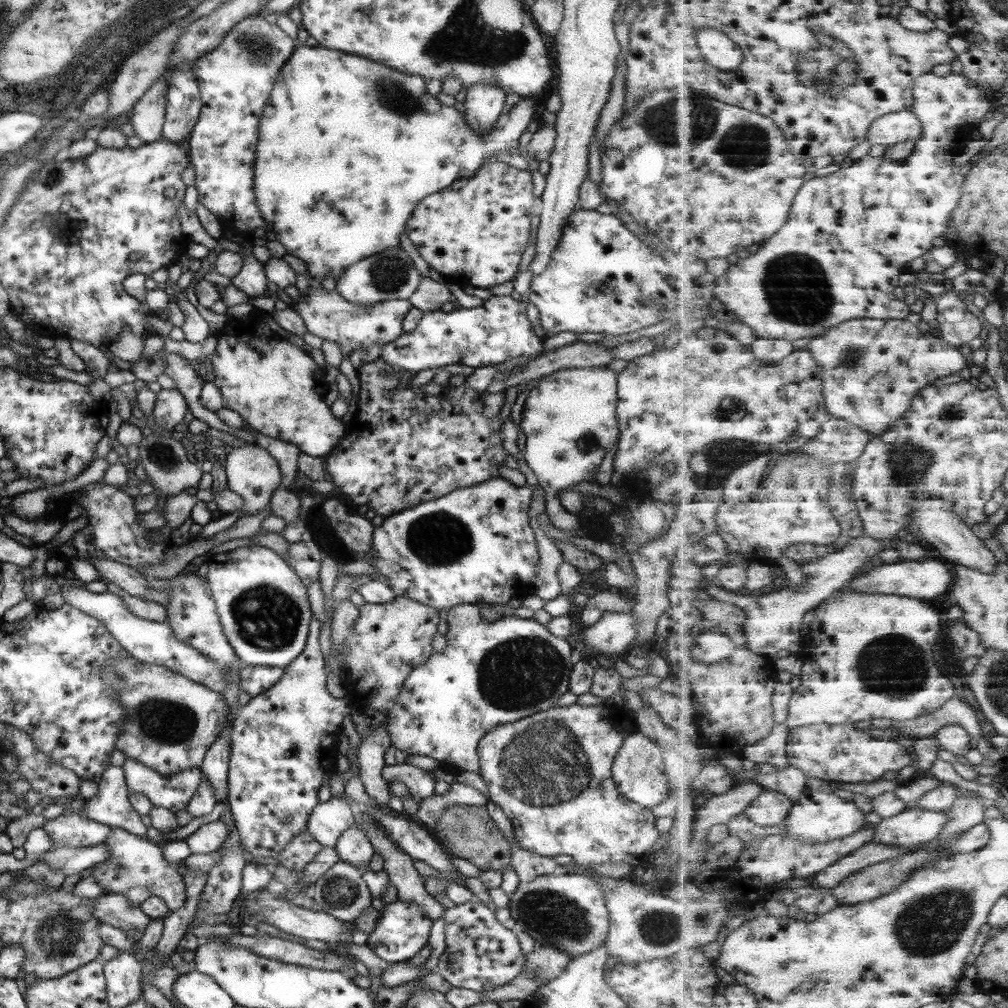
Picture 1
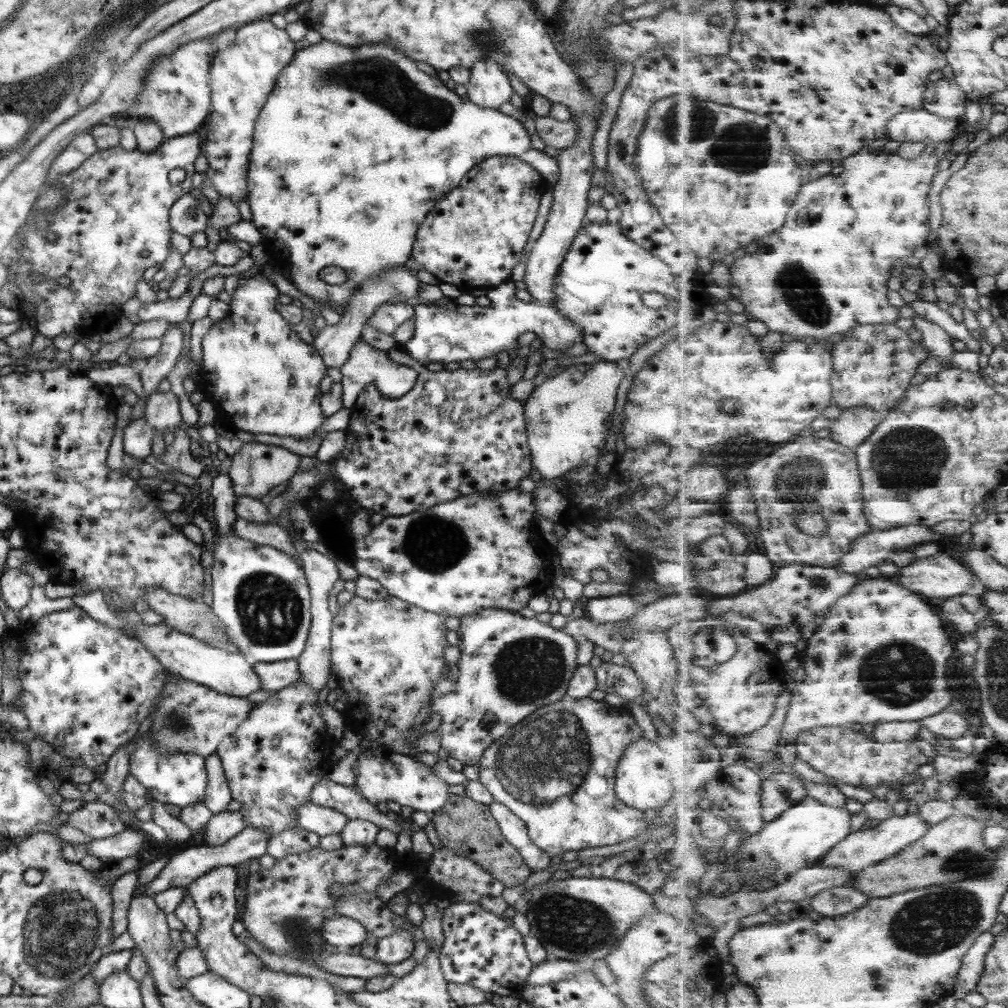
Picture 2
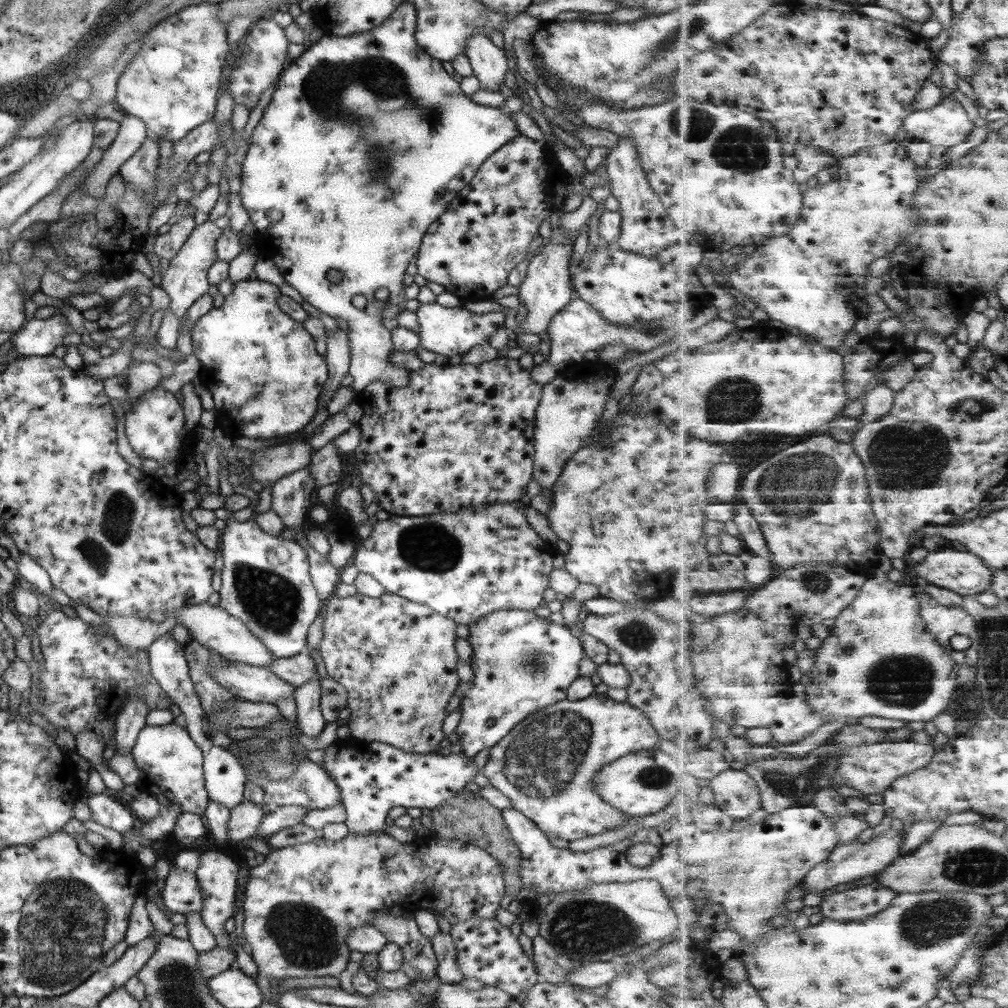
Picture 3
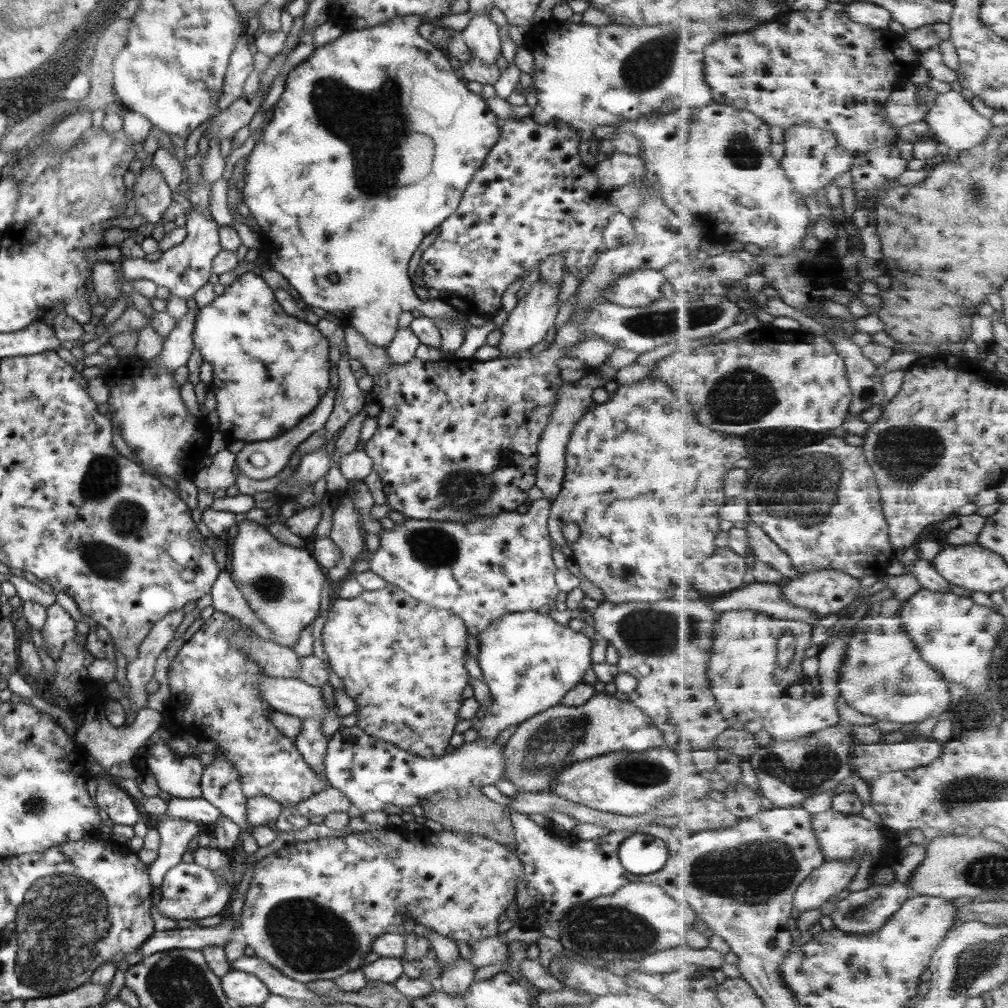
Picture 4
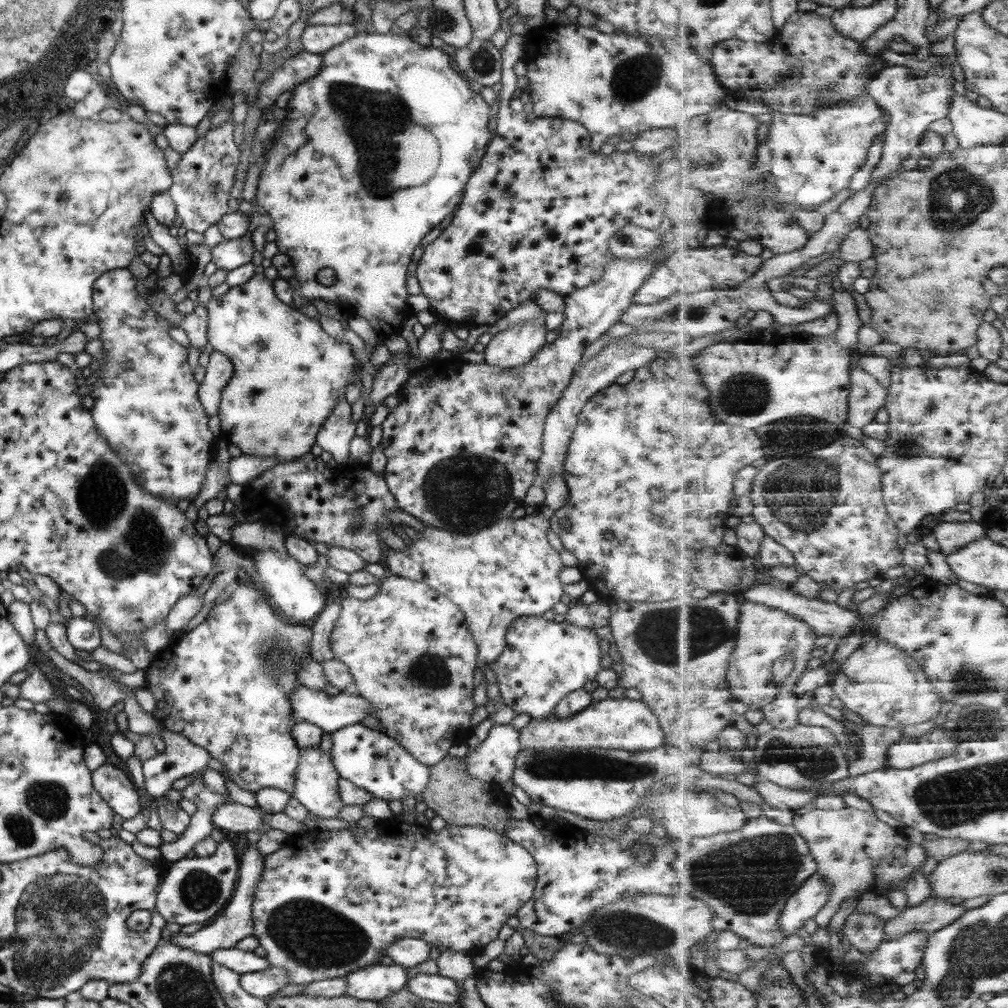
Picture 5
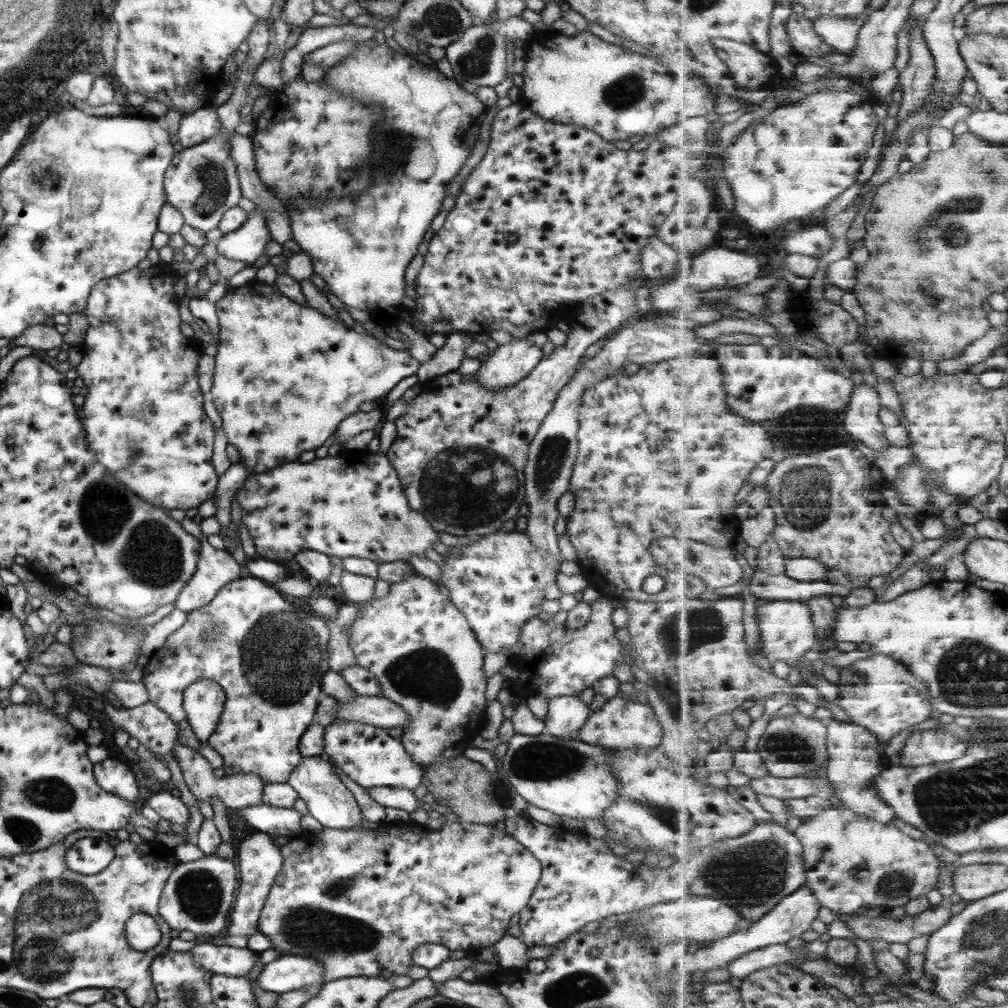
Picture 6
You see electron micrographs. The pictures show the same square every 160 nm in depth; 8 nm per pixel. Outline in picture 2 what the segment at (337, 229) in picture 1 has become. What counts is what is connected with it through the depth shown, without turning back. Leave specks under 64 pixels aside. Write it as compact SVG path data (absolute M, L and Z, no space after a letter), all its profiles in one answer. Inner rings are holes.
M321 39L314 44L305 44L294 52L293 59L279 72L273 90L269 92L266 102L262 104L255 119L246 182L246 202L251 209L250 222L257 228L259 234L264 236L263 244L269 259L274 260L278 267L287 269L292 276L291 284L301 294L312 298L315 302L324 298L327 300L326 305L330 307L339 304L344 308L346 300L361 281L376 277L385 267L403 265L411 257L414 234L418 224L423 221L425 213L429 212L437 200L446 198L467 171L491 156L516 156L534 168L550 186L556 183L557 161L554 157L538 152L530 145L530 136L519 121L495 109L480 109L468 100L457 96L453 90L450 91L441 83L437 77L437 71L428 64L407 59L405 54L390 44L362 44L351 47L339 46L334 42ZM325 266L343 268L346 280L341 284L325 284L317 277L317 272Z

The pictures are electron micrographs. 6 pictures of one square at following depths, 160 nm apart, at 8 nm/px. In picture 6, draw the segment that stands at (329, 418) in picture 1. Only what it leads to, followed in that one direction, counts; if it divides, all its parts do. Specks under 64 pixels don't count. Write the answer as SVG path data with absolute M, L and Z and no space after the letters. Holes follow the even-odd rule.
M253 280L243 287L229 287L223 296L214 303L214 307L218 318L219 342L216 345L216 354L213 356L214 375L210 393L213 405L221 417L221 430L227 436L227 443L233 444L237 449L237 452L239 452L238 463L241 466L245 466L249 472L263 473L271 468L281 466L281 464L298 461L299 456L303 452L315 451L322 446L321 444L327 438L334 434L335 430L337 430L337 424L345 416L358 411L361 403L368 402L375 405L375 402L381 396L385 396L399 380L415 374L415 371L420 367L417 360L413 359L406 351L397 352L395 349L385 346L377 339L364 335L357 328L347 329L339 319L330 318L330 316L325 316L323 313L317 312L314 308L289 300L276 290L274 283L267 284Z

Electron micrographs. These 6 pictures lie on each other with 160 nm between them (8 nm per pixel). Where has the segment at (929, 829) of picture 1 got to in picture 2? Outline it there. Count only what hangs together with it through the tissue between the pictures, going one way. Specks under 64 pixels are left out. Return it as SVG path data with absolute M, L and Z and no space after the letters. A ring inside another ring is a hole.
M919 814L893 815L872 828L852 832L824 856L820 865L827 868L845 868L847 872L851 872L851 878L856 879L863 869L899 854L904 848L923 838L929 829L930 824Z

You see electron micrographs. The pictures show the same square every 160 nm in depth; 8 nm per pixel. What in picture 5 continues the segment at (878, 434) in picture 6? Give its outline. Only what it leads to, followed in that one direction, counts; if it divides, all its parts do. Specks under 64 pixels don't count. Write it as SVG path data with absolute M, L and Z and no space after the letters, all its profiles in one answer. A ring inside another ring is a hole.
M859 362L853 363L851 366L852 373L852 395L849 396L849 413L848 423L855 428L863 430L867 424L875 423L875 416L881 408L886 407L889 397L887 389L883 388L877 378L869 374L863 365Z

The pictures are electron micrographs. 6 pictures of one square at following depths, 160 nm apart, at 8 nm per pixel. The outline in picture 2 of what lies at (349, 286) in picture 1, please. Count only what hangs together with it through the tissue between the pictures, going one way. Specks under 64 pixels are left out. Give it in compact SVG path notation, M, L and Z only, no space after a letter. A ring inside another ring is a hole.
M404 264L391 265L381 269L376 277L361 281L360 285L353 289L350 297L346 300L340 321L335 325L325 326L327 330L321 329L321 332L317 332L310 344L327 368L339 368L347 360L351 347L361 336L360 329L363 328L367 318L373 314L376 307L389 302L396 296L406 299L416 296L420 282L409 271L410 269L405 269Z

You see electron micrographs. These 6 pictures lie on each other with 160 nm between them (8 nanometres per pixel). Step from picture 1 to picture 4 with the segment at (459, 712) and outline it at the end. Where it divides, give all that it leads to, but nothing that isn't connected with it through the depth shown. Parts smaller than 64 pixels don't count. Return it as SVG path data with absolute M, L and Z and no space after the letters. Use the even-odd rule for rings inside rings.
M521 611L504 614L492 620L477 636L478 662L483 682L488 686L489 704L479 708L469 719L471 730L477 732L481 740L492 740L507 726L518 725L530 716L543 712L546 708L559 705L564 694L578 682L582 682L583 672L591 668L591 641L581 631L569 629L567 624L556 623L548 615L537 611Z

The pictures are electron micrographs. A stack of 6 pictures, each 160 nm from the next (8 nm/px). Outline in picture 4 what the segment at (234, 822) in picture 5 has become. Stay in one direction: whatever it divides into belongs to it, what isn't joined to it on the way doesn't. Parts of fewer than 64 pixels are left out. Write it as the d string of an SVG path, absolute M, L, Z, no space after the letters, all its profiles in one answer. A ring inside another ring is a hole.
M171 797L166 801L166 805L167 808L162 814L164 817L196 822L204 829L210 827L212 822L223 815L201 797L193 799Z

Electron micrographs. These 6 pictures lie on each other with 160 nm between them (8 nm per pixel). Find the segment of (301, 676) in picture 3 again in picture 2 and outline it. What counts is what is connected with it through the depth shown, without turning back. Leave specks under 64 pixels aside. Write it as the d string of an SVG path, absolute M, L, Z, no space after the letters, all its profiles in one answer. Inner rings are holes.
M296 659L253 663L253 673L259 677L260 690L263 692L285 688L300 677Z

